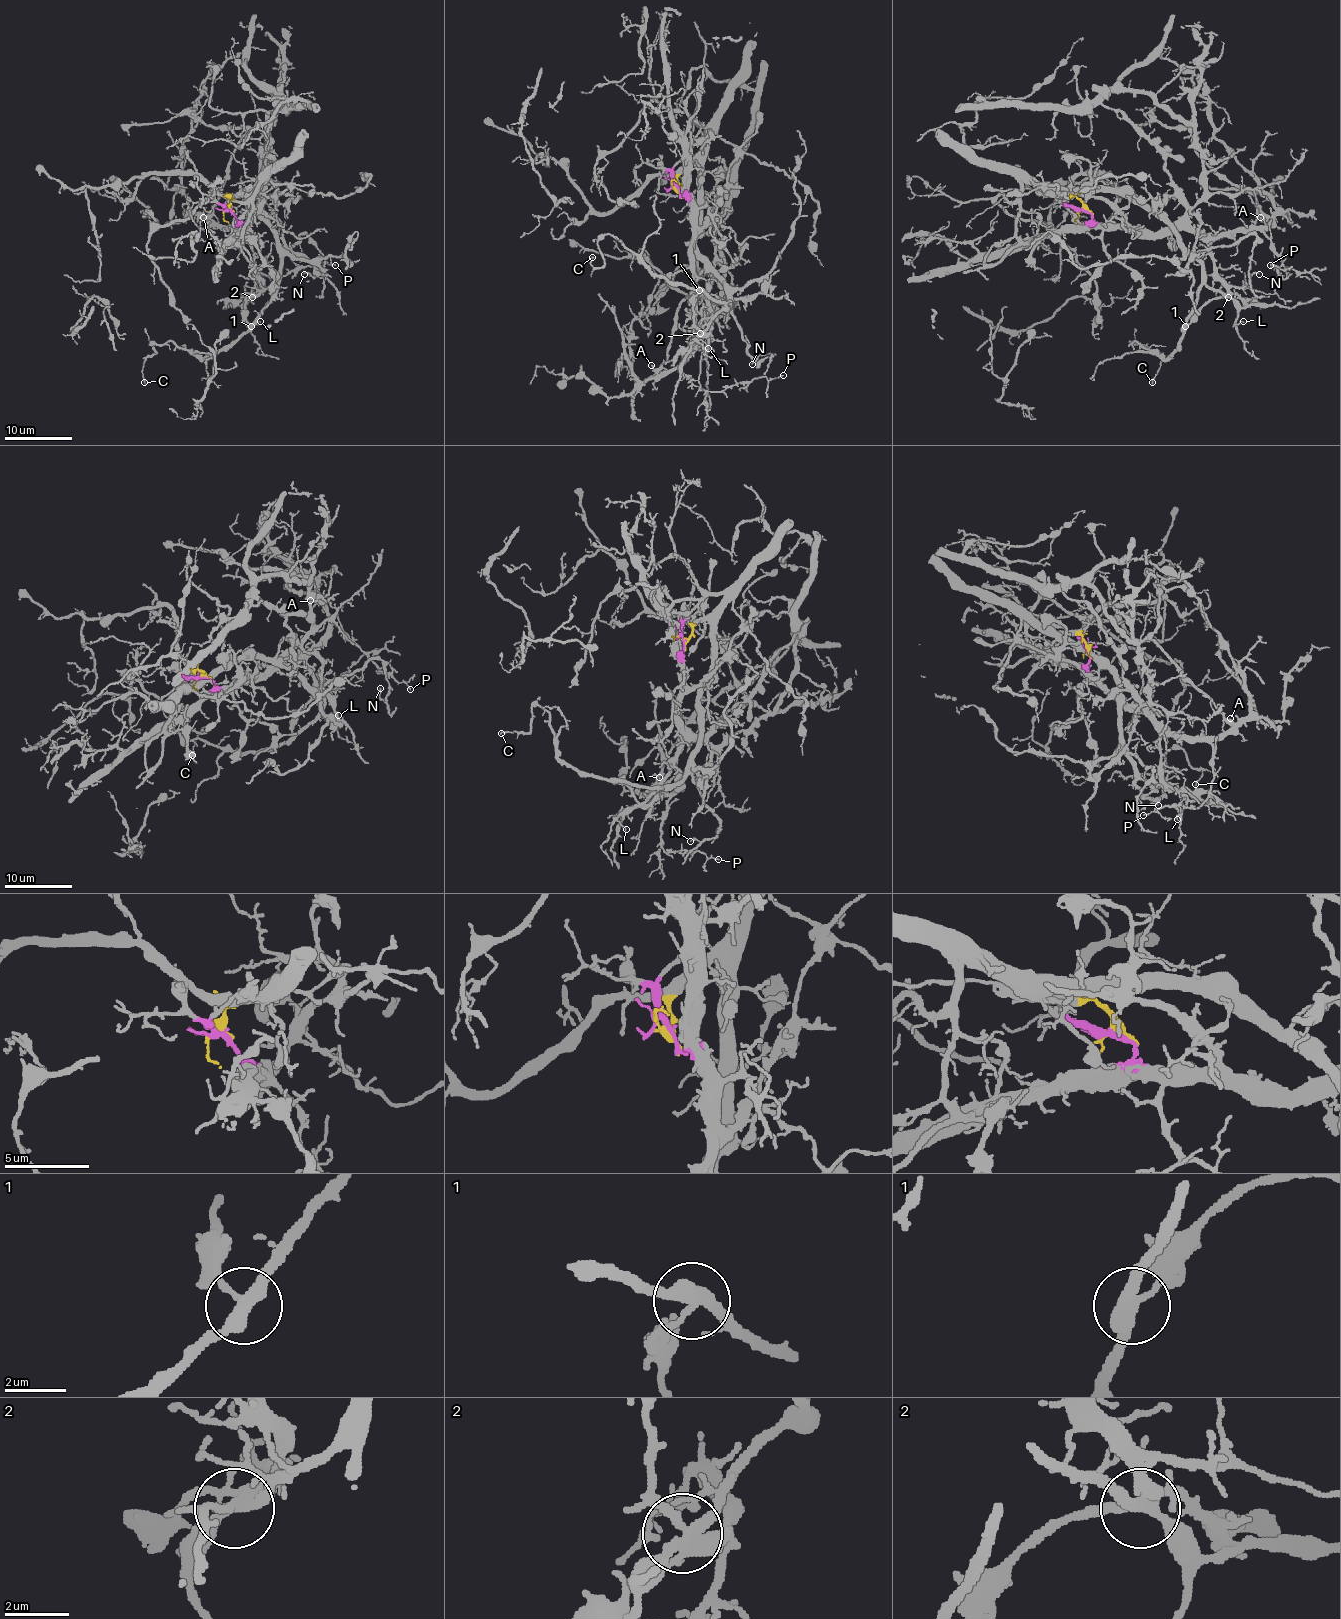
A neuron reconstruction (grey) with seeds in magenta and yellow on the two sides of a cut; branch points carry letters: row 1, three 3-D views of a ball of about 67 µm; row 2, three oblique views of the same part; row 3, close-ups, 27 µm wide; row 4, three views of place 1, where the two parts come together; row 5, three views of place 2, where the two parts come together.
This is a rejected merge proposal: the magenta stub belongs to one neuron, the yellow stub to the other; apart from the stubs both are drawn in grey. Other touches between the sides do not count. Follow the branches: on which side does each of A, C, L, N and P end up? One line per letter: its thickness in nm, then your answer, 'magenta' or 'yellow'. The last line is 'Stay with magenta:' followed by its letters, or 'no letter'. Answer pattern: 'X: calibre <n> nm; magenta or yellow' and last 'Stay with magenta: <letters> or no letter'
A: calibre 170 nm; magenta
C: calibre 130 nm; yellow
L: calibre 90 nm; yellow
N: calibre 120 nm; yellow
P: calibre 110 nm; magenta
Stay with magenta: A, P

